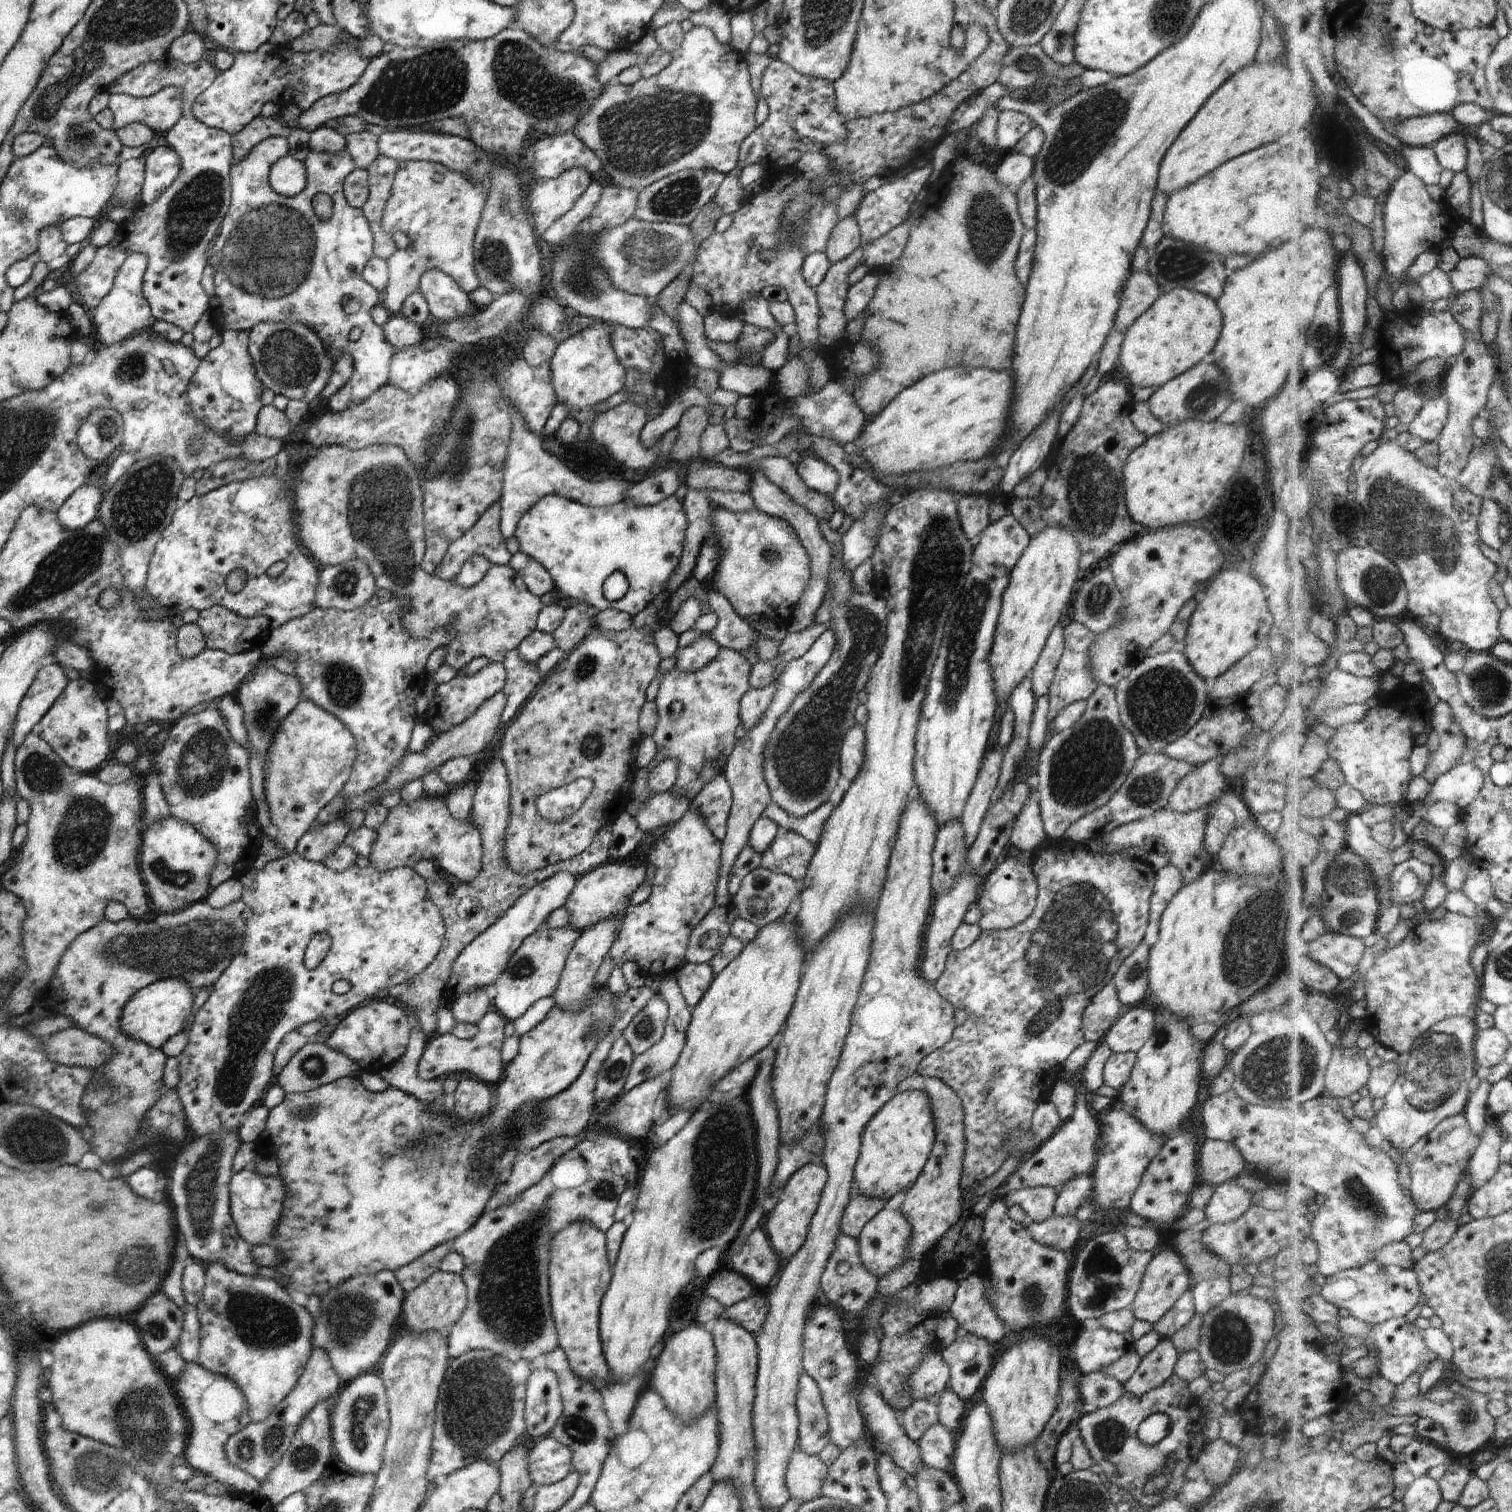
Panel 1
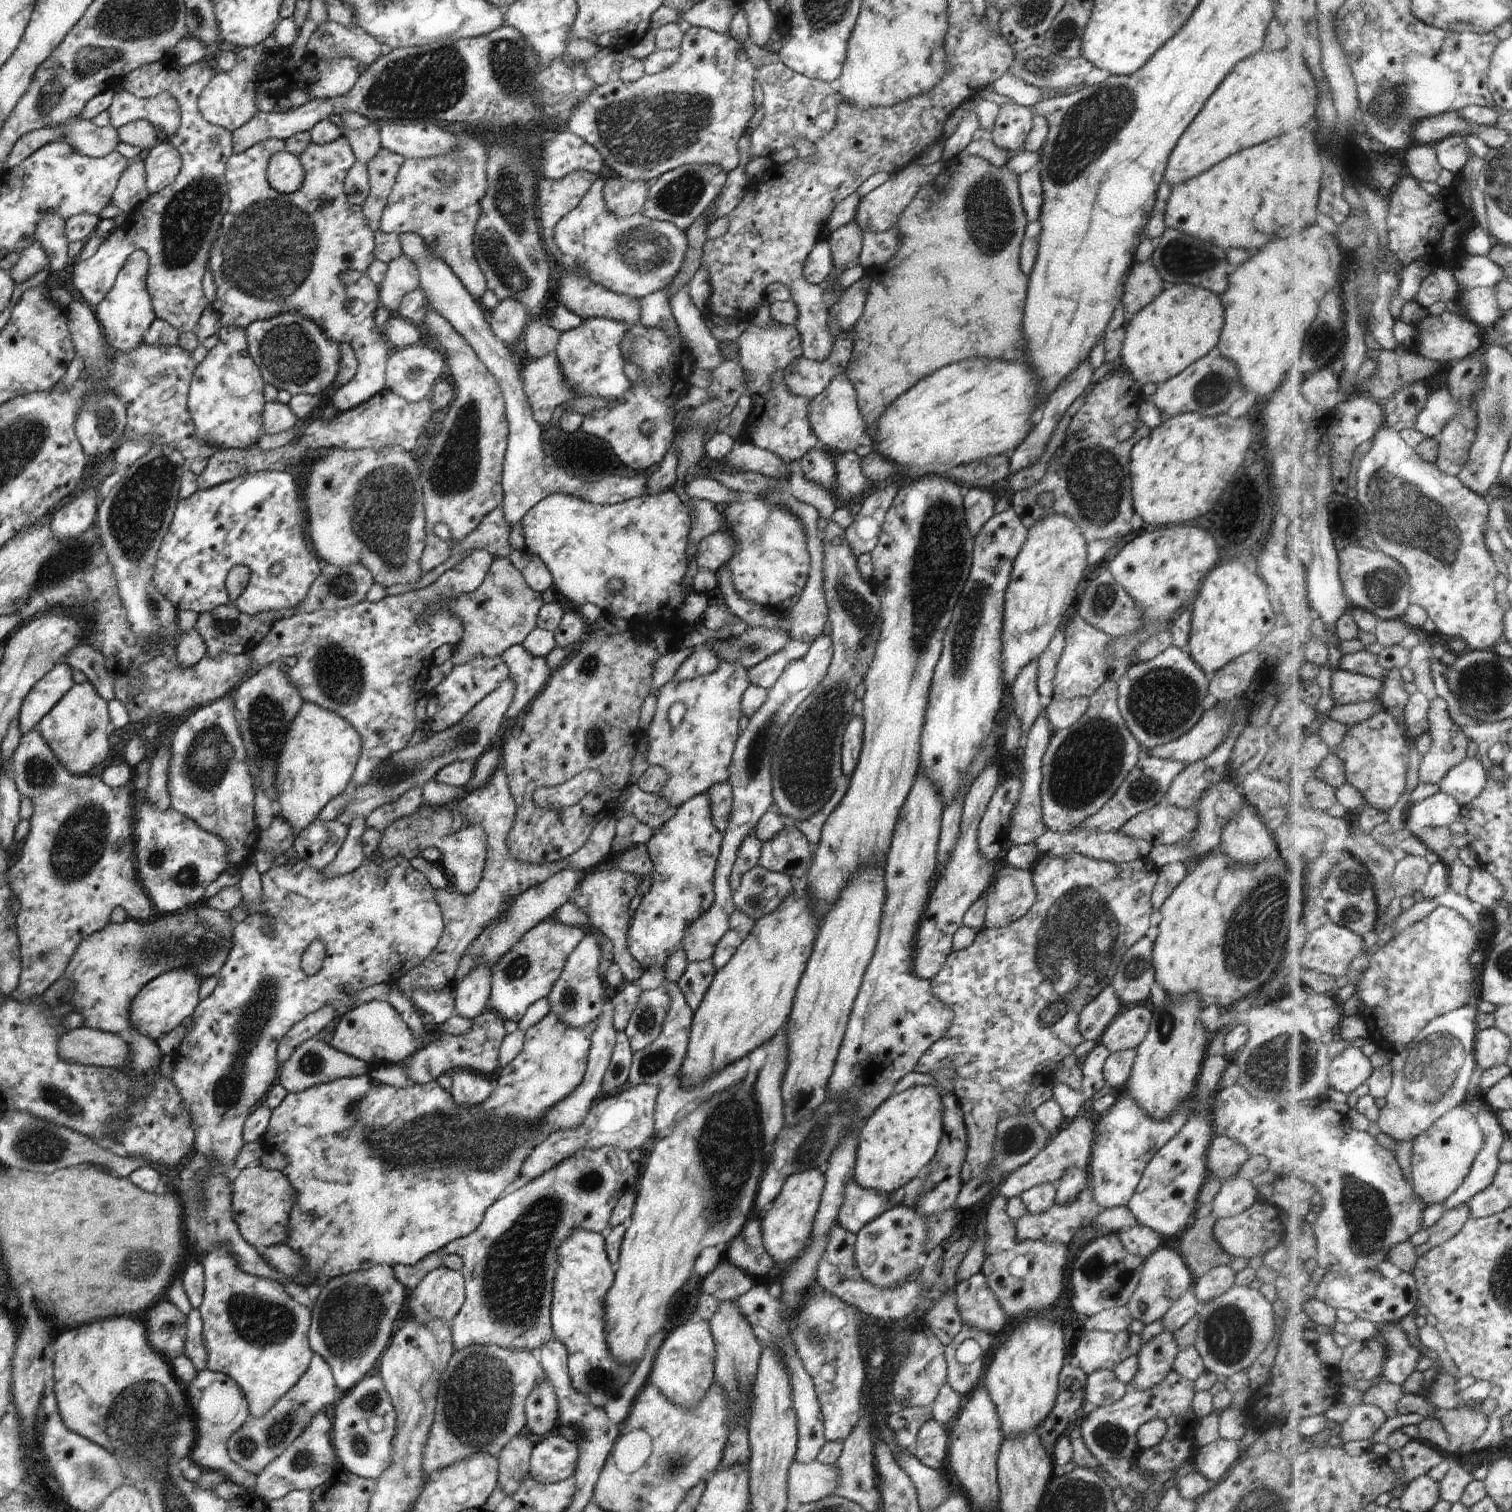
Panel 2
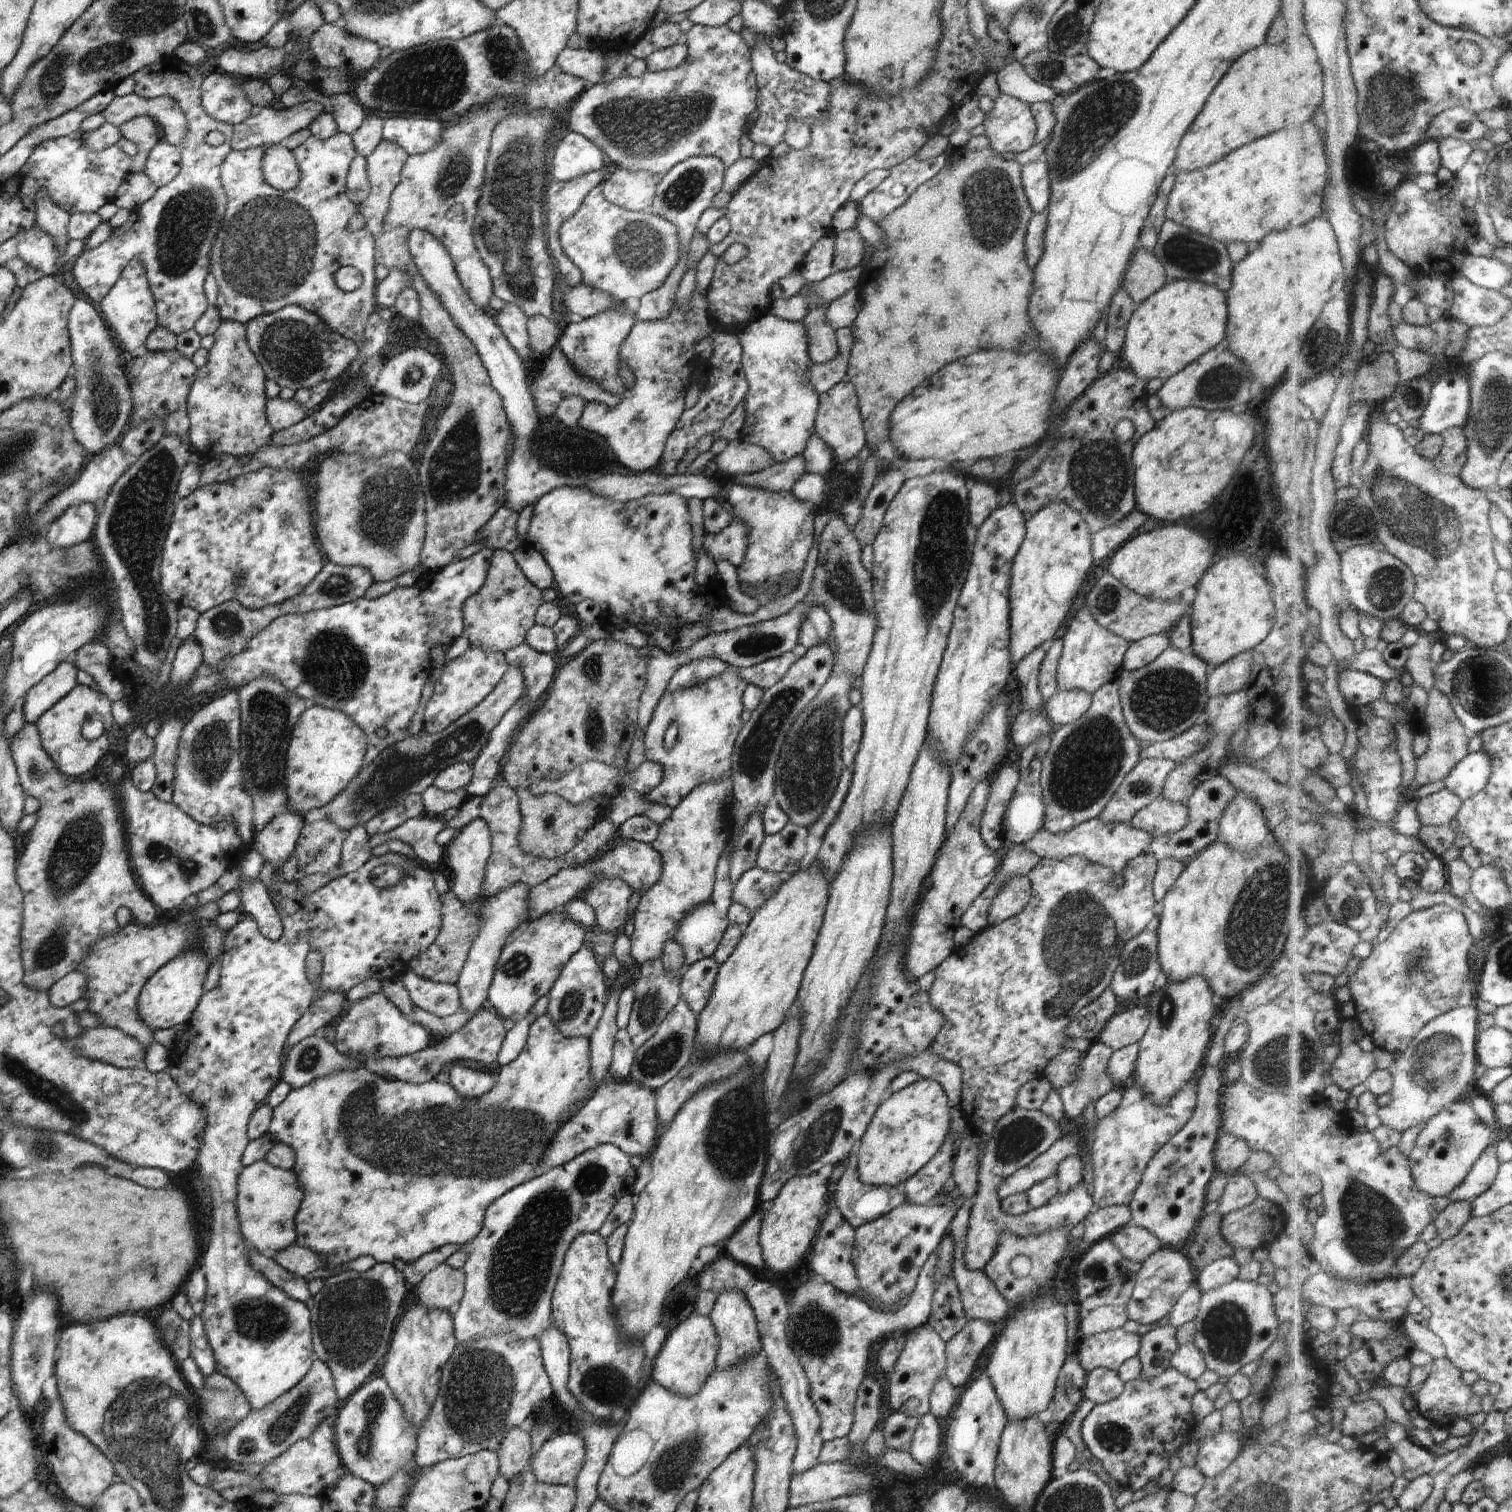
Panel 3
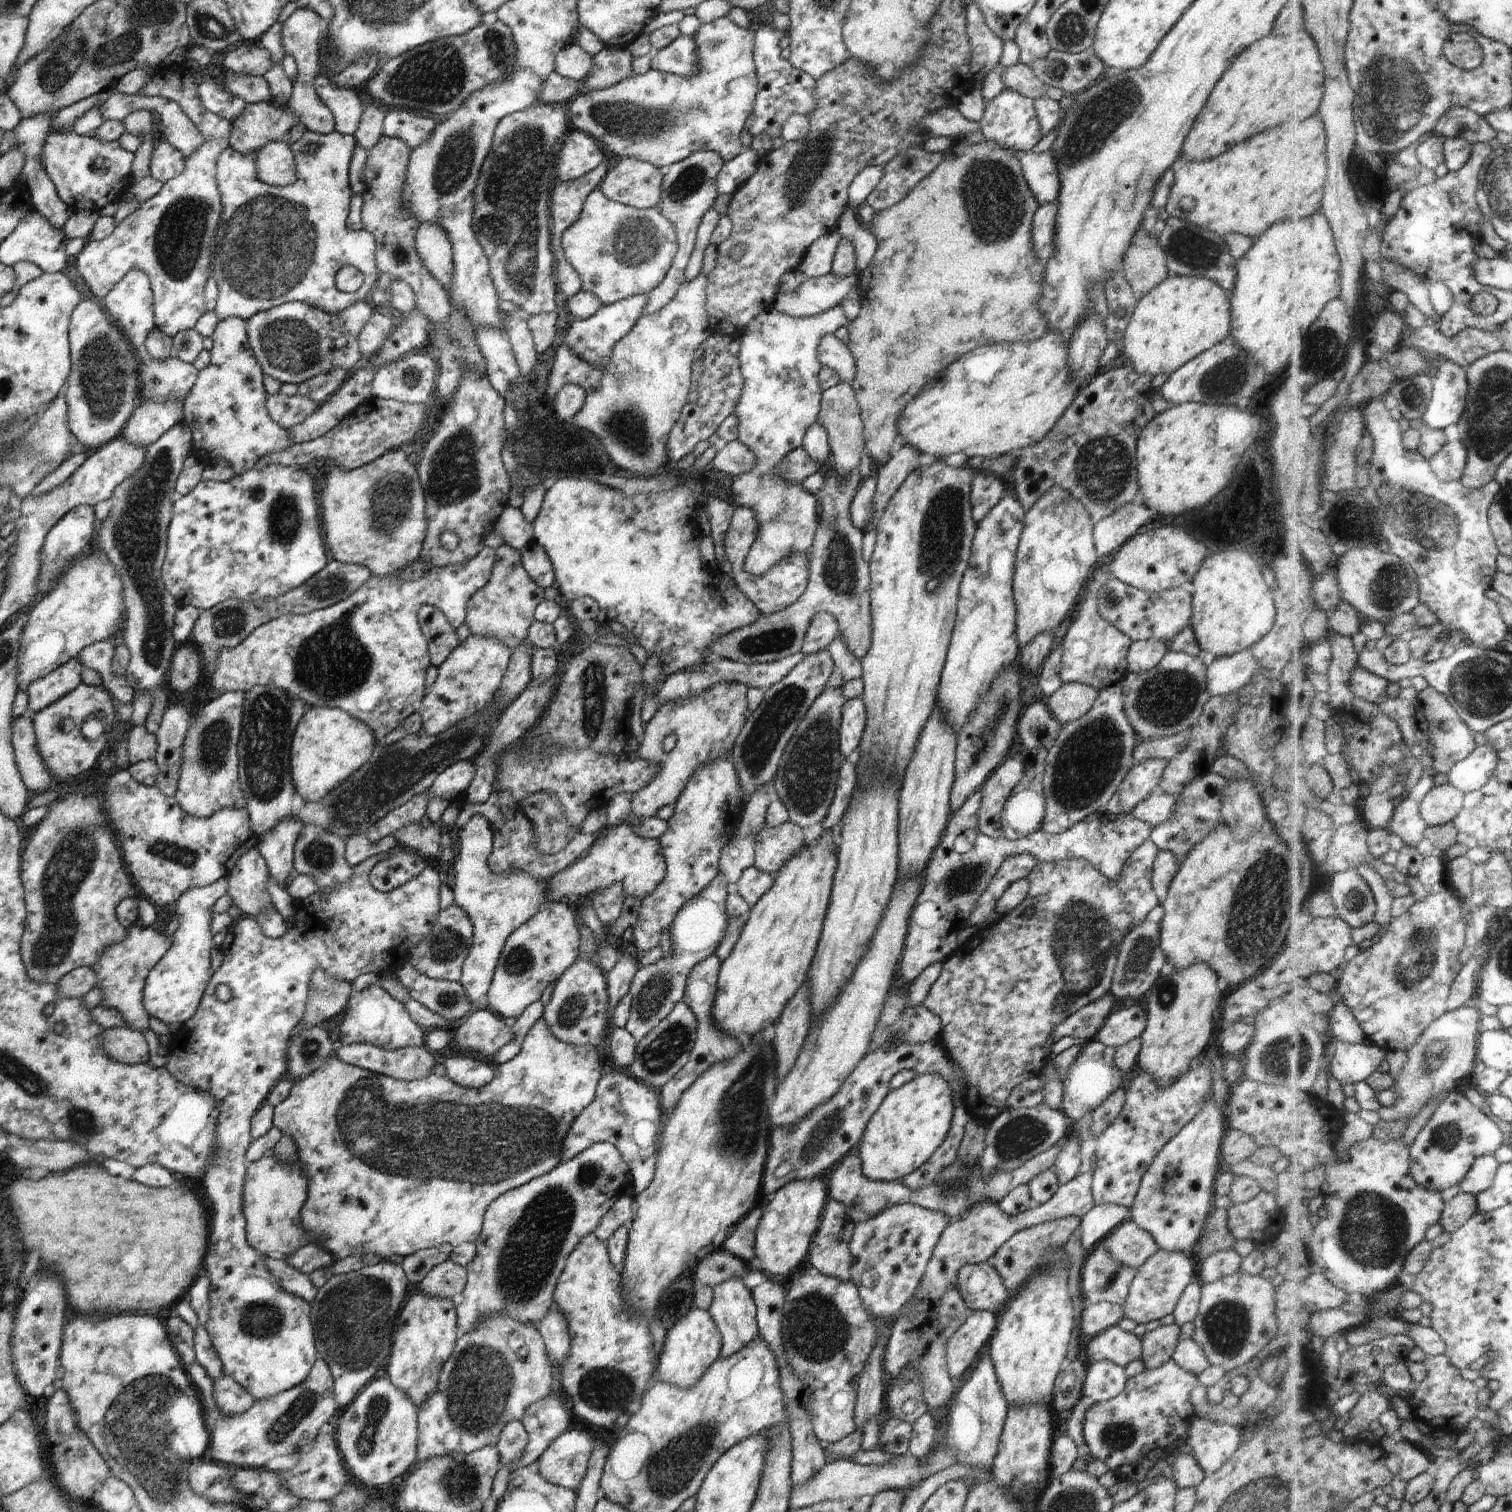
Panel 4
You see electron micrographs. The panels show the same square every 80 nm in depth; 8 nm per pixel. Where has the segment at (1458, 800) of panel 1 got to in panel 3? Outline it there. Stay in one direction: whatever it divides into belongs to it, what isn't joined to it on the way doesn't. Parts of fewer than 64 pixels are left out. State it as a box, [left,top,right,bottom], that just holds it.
[1445,750,1493,800]

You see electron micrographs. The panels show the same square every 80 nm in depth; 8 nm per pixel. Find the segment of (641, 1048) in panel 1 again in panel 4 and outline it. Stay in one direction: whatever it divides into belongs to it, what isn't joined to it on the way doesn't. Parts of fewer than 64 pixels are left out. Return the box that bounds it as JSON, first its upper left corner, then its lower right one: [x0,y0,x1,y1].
[625,871,732,1041]

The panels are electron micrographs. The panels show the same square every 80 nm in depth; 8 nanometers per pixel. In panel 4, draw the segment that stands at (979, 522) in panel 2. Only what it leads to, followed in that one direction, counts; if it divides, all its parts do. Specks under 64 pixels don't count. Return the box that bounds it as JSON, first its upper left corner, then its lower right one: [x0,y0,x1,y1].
[971,469,1004,523]

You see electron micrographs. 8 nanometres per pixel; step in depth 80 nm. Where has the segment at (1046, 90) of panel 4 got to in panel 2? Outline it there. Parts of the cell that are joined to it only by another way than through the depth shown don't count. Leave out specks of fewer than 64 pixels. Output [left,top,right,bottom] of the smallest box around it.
[989,70,1048,108]

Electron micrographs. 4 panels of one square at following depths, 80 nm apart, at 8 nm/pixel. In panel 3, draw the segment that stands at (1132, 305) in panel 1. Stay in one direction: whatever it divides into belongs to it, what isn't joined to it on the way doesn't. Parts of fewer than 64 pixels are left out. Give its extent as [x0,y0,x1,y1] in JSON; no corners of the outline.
[1122,246,1168,306]

